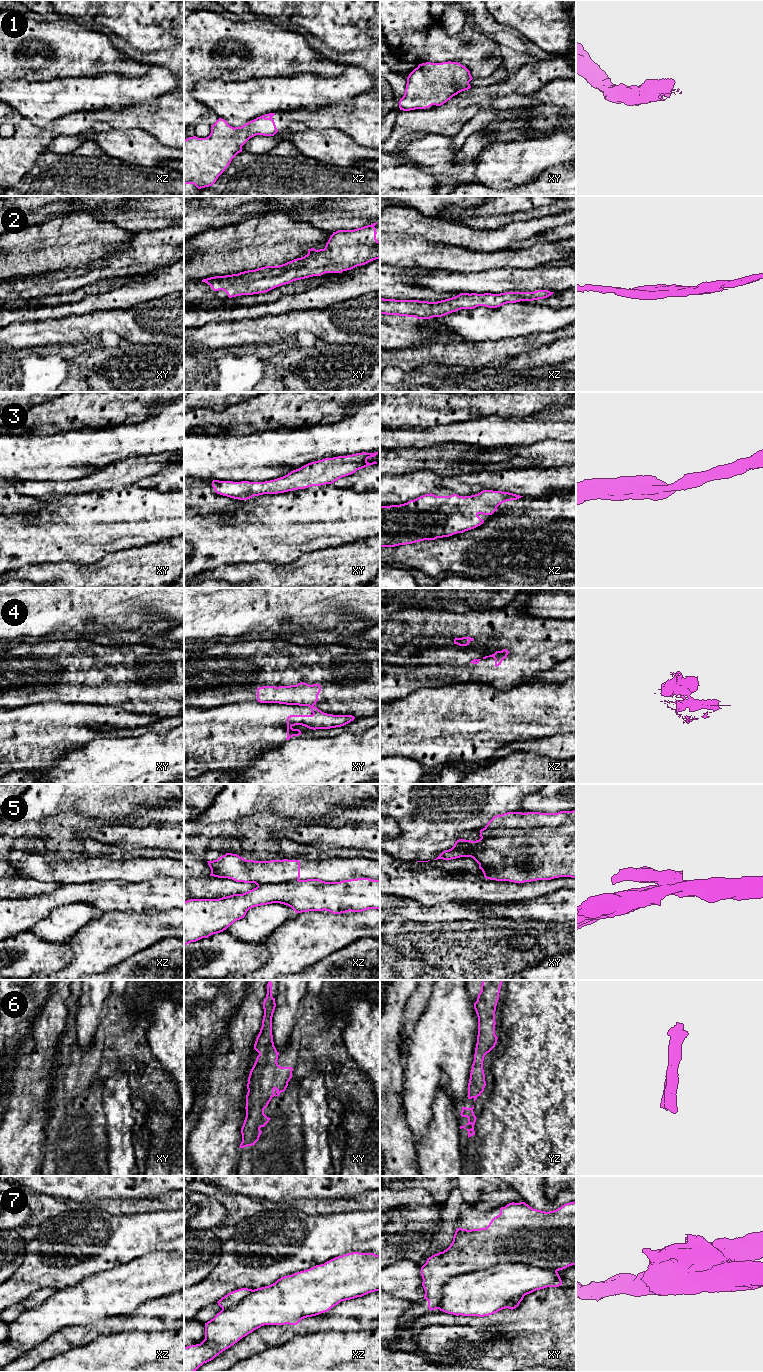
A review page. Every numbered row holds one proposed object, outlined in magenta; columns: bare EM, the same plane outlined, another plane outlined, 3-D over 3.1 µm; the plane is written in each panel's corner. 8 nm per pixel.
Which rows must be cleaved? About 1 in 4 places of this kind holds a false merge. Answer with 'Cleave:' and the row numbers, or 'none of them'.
Cleave: 4, 5, 7

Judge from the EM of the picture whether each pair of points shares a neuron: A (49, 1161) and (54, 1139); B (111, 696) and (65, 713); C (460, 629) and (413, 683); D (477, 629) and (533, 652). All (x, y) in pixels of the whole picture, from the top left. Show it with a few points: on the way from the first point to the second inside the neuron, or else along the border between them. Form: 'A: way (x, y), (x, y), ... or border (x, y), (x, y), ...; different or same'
A: way (49, 1156), (51, 1144); same
B: border (66, 702), (112, 706); different
C: way (498, 636), (510, 652), (492, 670), (451, 674); same
D: way (491, 620), (519, 649); same

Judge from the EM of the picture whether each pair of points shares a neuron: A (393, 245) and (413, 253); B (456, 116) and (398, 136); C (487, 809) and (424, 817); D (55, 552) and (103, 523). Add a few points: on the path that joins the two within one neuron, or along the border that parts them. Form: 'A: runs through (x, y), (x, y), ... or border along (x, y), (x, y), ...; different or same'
A: runs through (398, 250), (400, 252), (408, 252); same
B: runs through (442, 120), (412, 122); same
C: runs through (471, 809), (440, 809); same
D: runs through (67, 542), (81, 528), (91, 525); same

